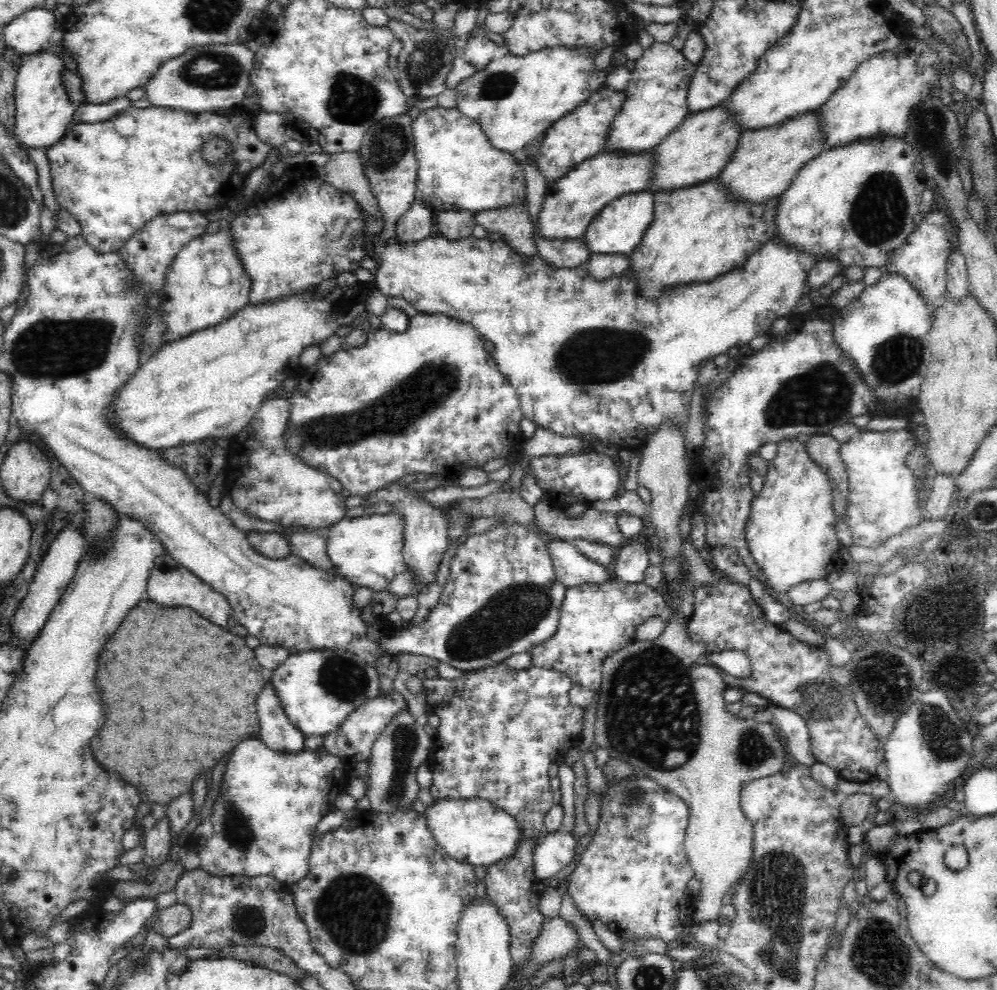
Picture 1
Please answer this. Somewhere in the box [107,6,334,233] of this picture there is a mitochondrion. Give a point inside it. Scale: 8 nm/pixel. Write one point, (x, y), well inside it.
(213, 69)

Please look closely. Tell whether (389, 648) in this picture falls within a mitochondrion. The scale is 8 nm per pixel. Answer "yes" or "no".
no

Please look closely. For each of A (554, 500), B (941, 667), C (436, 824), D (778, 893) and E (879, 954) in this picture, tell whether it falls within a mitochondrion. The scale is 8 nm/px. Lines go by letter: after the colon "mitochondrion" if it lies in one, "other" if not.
A: other
B: other
C: other
D: mitochondrion
E: mitochondrion

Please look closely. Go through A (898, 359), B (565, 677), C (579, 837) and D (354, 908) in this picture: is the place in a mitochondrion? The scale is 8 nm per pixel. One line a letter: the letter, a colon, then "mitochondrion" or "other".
A: mitochondrion
B: other
C: other
D: mitochondrion

